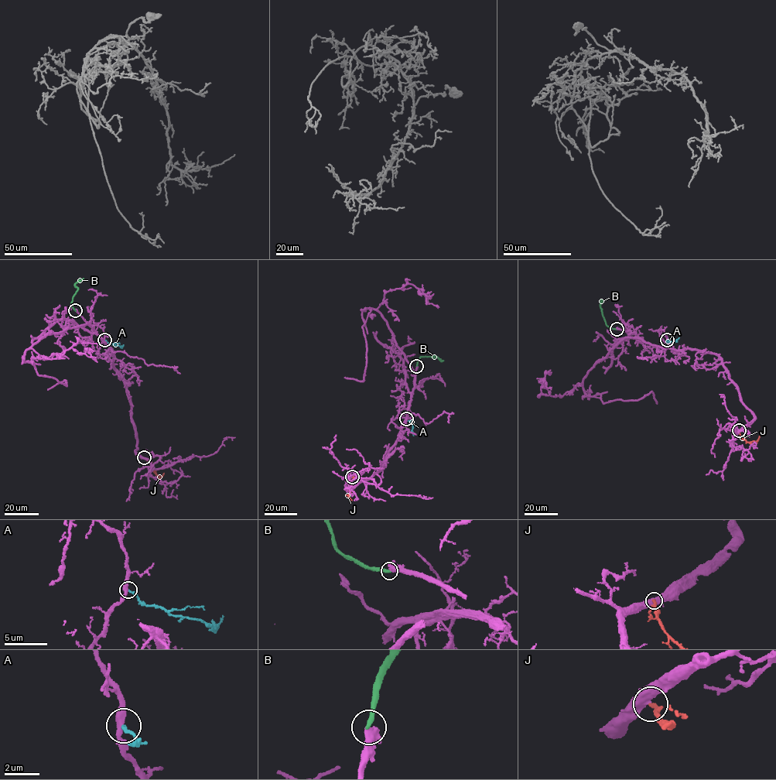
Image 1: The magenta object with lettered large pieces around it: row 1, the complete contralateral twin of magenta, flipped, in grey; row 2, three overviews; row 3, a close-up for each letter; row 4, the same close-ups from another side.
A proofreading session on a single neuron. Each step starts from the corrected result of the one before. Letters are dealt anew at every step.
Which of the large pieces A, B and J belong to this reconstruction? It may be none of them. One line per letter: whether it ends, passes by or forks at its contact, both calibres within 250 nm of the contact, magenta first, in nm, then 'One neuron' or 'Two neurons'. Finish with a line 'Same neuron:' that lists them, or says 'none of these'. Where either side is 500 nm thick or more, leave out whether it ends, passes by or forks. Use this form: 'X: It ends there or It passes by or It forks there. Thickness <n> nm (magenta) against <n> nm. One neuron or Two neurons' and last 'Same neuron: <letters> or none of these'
A: It ends there. Thickness 360 nm (magenta) against 200 nm. Two neurons
B: It ends there. Thickness 400 nm (magenta) against 280 nm. Two neurons
J: Thickness 500 nm (magenta) against 200 nm. One neuron
Same neuron: J

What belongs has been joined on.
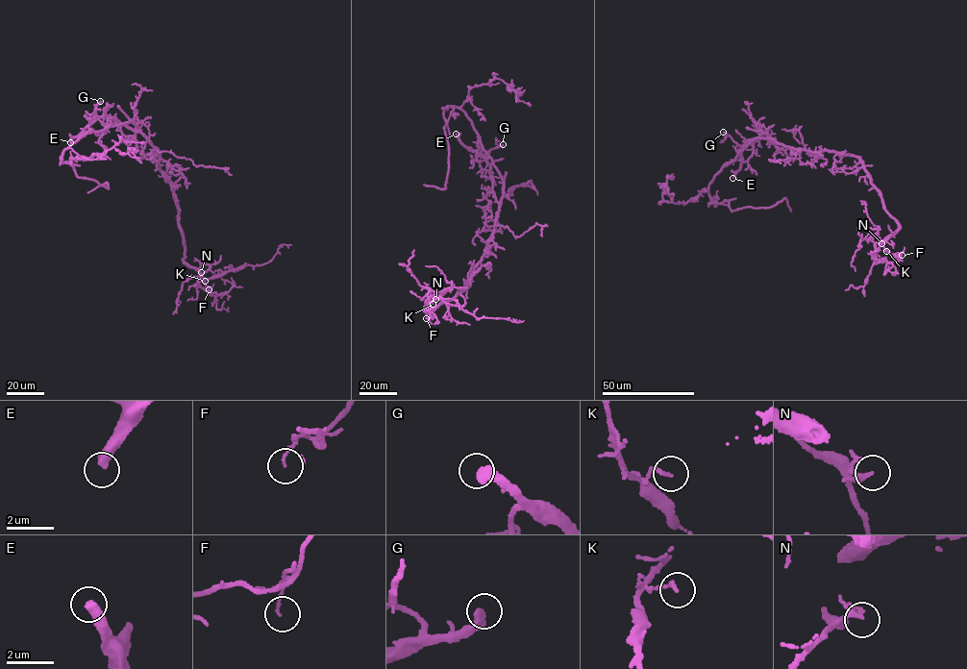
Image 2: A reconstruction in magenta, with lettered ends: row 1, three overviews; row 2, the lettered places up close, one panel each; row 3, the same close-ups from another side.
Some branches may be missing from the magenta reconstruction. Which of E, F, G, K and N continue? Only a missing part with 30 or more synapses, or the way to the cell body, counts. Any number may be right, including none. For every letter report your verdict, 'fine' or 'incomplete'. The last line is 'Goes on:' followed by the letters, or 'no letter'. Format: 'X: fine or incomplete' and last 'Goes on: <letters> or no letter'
E: incomplete
F: fine
G: incomplete
K: fine
N: fine
Goes on: E, G

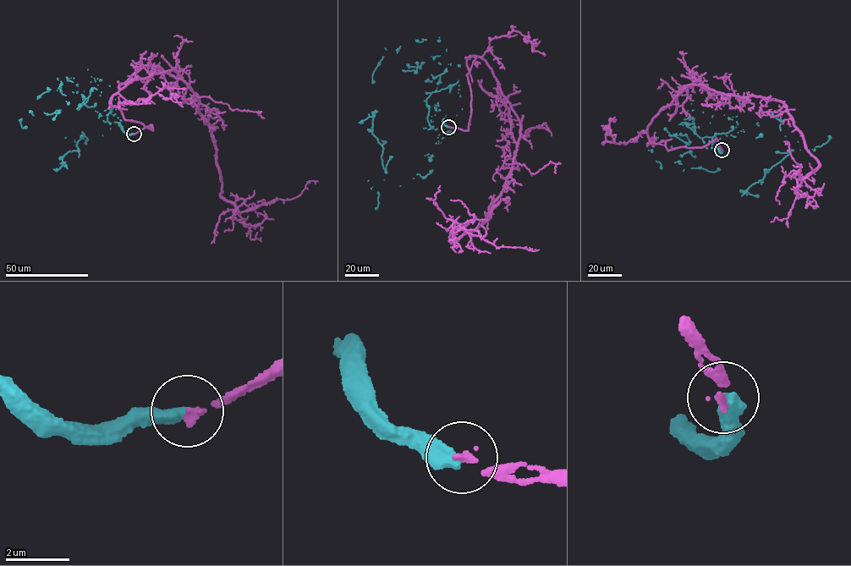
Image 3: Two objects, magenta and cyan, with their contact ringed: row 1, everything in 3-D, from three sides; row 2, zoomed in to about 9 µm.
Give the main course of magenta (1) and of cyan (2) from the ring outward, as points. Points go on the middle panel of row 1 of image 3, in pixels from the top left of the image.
1: (449, 127), (468, 129), (479, 57), (520, 139), (488, 218), (450, 236), (459, 224), (539, 250)
2: (449, 127), (439, 110), (433, 121), (438, 137), (430, 173), (400, 186), (384, 179), (374, 116), (359, 123)

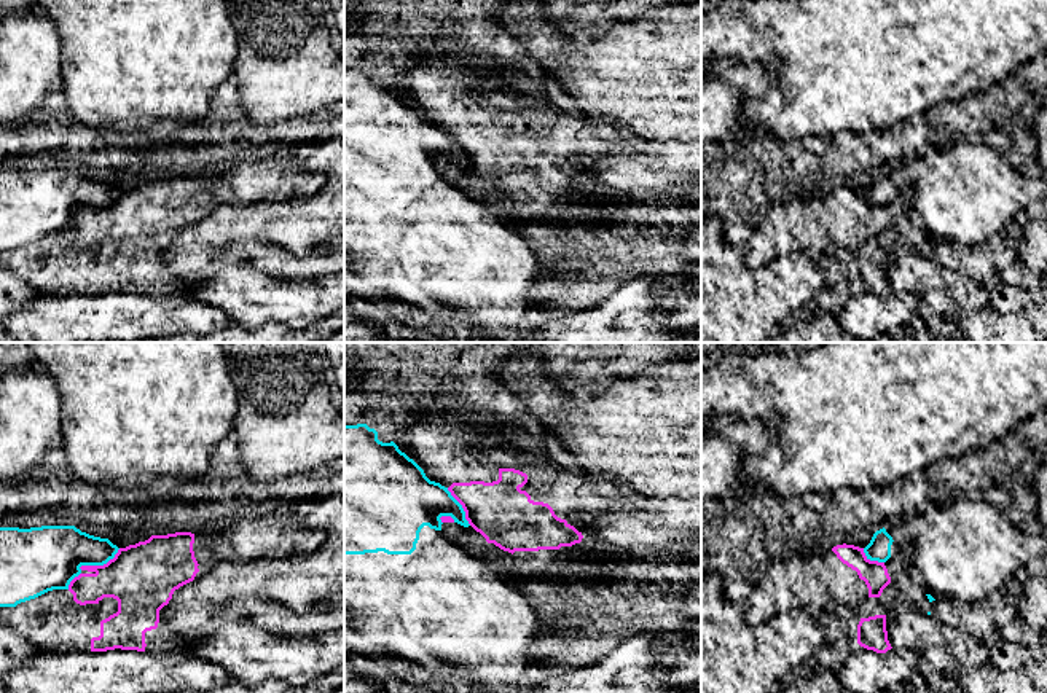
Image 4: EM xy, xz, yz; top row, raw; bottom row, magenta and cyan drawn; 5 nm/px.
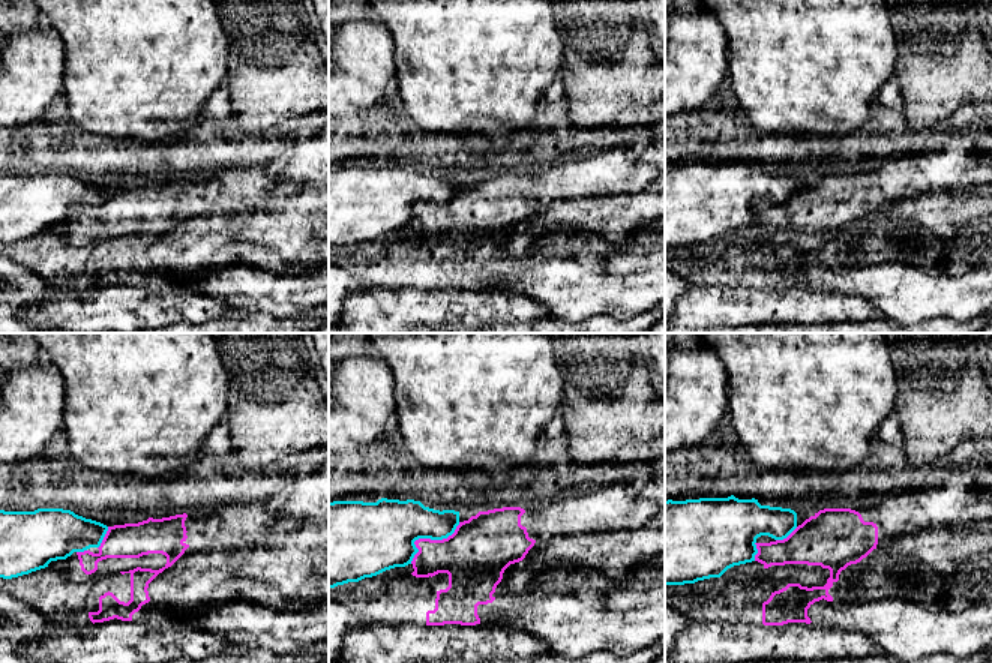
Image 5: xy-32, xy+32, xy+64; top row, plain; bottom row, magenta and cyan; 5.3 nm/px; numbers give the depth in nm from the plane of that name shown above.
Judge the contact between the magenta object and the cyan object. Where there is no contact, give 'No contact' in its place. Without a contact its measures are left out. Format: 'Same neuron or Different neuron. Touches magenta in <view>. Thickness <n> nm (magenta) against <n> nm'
Different neuron. Touches magenta in xy. Thickness 340 nm (magenta) against 300 nm

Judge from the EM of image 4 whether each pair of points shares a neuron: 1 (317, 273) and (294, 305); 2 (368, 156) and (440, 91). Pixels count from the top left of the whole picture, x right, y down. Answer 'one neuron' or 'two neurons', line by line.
1: one neuron
2: two neurons

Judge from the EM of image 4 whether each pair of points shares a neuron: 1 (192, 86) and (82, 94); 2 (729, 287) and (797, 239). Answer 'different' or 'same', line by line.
1: same
2: different

